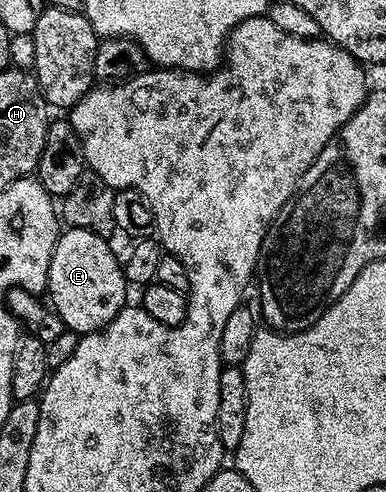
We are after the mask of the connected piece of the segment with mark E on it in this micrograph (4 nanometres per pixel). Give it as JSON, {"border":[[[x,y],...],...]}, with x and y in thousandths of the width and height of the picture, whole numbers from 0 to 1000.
{"border":[[[174,463],[155,470],[127,533],[117,593],[132,600],[130,624],[161,646],[166,669],[223,679],[275,667],[332,616],[334,579],[319,559],[319,539],[277,494],[269,482],[231,467]]]}

